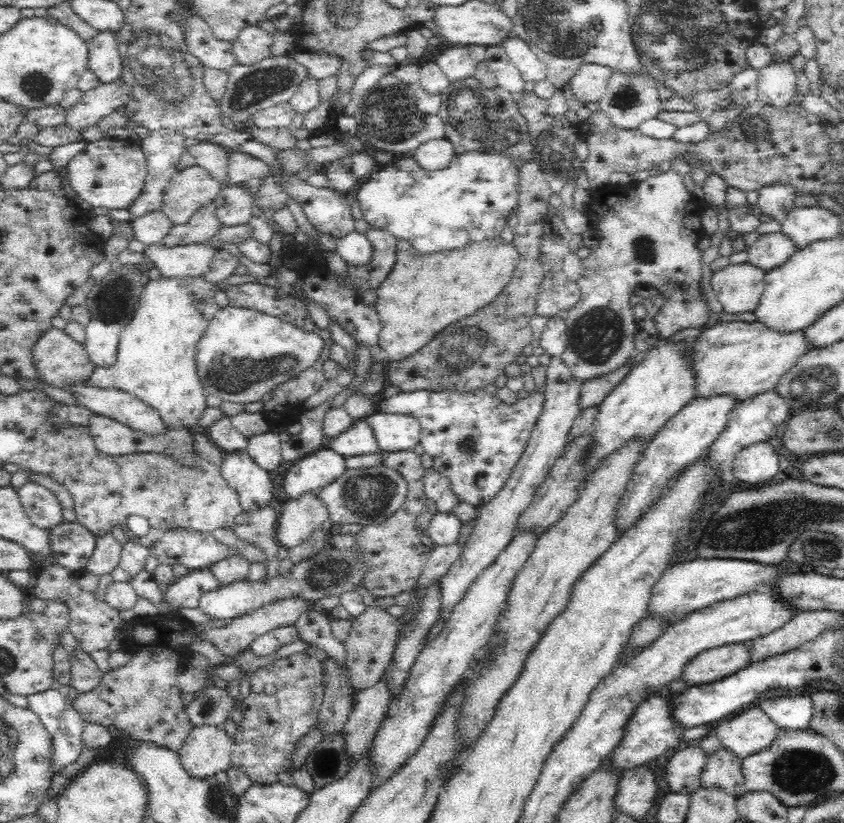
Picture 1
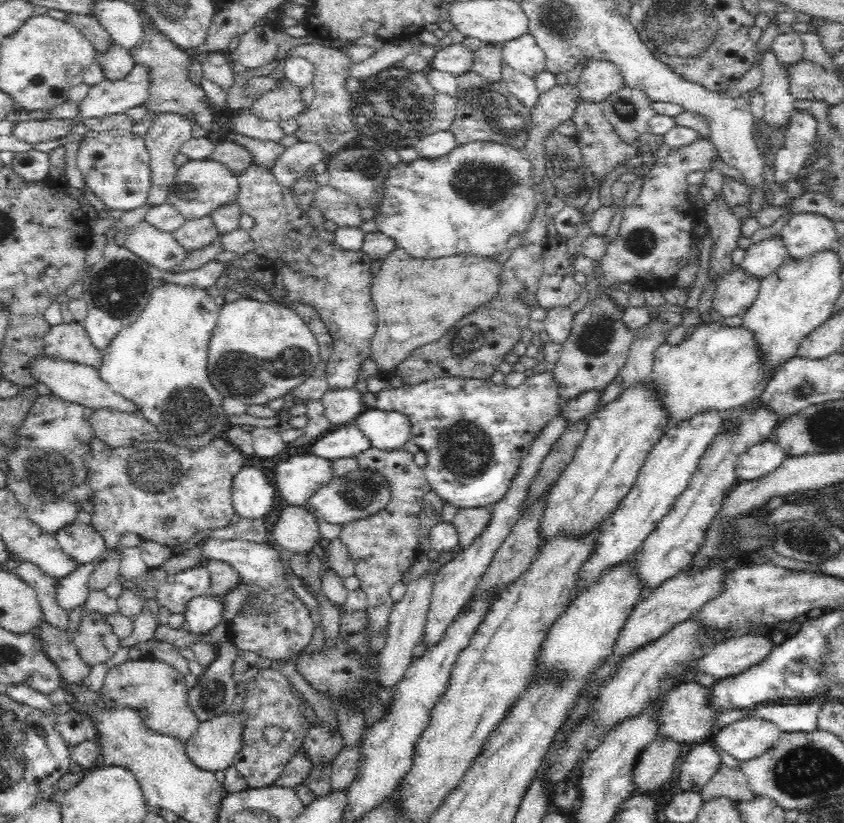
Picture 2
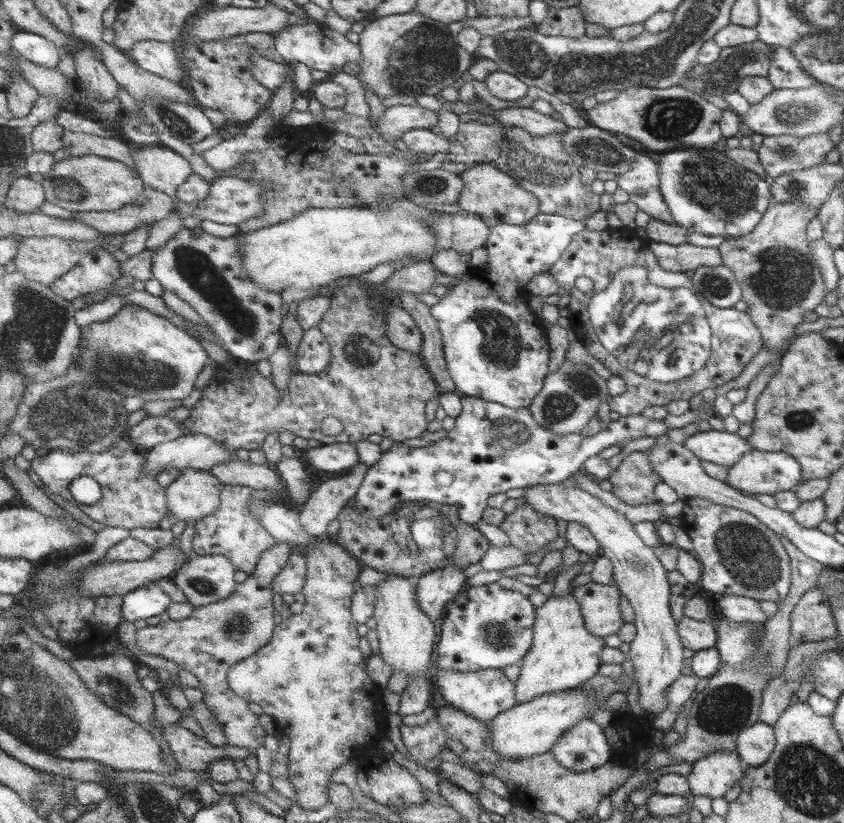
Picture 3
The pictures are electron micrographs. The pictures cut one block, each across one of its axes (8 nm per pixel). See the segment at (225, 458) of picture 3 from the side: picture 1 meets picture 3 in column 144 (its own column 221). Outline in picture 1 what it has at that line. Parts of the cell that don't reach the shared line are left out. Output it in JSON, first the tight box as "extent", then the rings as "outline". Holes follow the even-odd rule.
{"extent":[220,451,273,513],"outline":[[[226,451],[220,470],[230,488],[238,493],[242,510],[253,513],[270,505],[273,487],[270,474],[254,463],[246,451]]]}

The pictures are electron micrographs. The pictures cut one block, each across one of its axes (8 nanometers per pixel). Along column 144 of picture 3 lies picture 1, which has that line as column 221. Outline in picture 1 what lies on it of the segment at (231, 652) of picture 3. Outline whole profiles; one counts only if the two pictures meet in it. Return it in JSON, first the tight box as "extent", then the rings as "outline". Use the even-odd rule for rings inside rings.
{"extent":[29,563,312,751],"outline":[[[58,563],[41,567],[37,574],[29,588],[30,597],[36,596],[44,601],[60,598],[66,602],[69,614],[67,629],[75,636],[80,650],[90,655],[94,651],[109,649],[118,635],[118,630],[123,630],[123,634],[132,646],[135,644],[136,648],[142,648],[132,650],[132,658],[129,658],[125,666],[103,674],[101,684],[94,691],[79,695],[73,700],[73,708],[85,723],[100,724],[107,729],[114,726],[127,736],[138,738],[140,741],[152,741],[158,746],[166,746],[168,750],[176,751],[194,728],[182,704],[182,691],[177,682],[179,658],[176,650],[189,648],[194,638],[204,638],[210,640],[224,656],[234,658],[249,650],[252,642],[262,634],[294,624],[300,614],[312,606],[311,602],[303,598],[274,600],[268,606],[262,606],[250,614],[232,619],[221,628],[198,632],[196,629],[186,628],[184,622],[180,630],[170,630],[168,628],[170,618],[164,618],[160,614],[125,621],[115,608],[96,599],[93,592],[80,588],[76,583],[76,573]],[[153,626],[156,626],[155,628],[158,629],[155,630],[160,632],[155,631]],[[155,634],[158,635],[156,643]]]}

